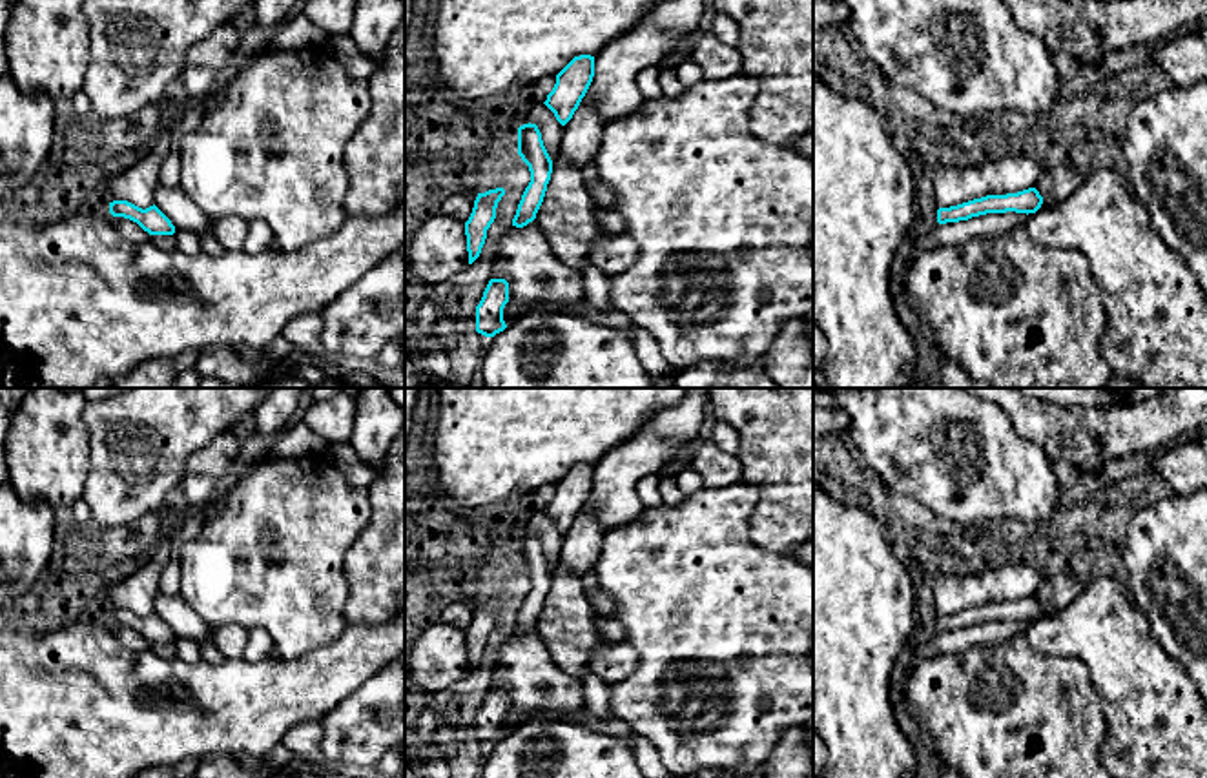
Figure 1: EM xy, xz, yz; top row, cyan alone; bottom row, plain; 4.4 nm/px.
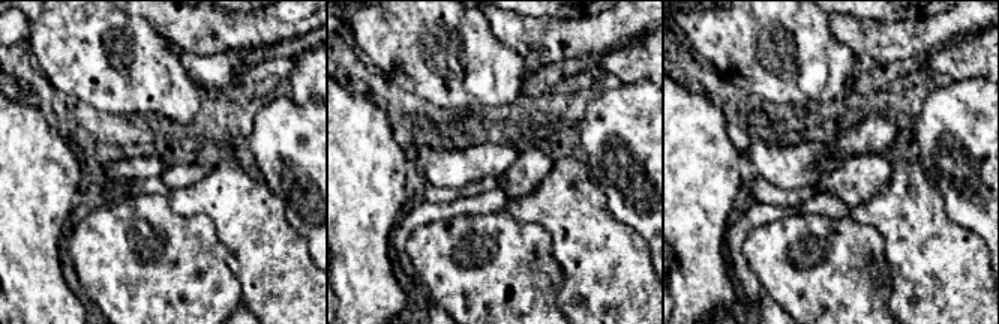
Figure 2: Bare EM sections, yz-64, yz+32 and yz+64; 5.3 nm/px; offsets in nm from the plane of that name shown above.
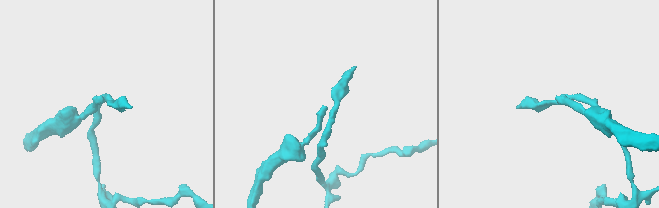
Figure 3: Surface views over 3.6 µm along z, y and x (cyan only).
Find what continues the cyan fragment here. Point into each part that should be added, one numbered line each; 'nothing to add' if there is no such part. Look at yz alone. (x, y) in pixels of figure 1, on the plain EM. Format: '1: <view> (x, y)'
1: yz (952, 593)

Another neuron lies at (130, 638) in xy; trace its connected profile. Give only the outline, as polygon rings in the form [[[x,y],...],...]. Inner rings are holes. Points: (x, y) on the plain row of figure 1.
[[[113,625],[113,630],[119,638],[119,641],[131,650],[144,652],[150,650],[150,641],[144,640],[137,630],[124,627],[124,625]]]

